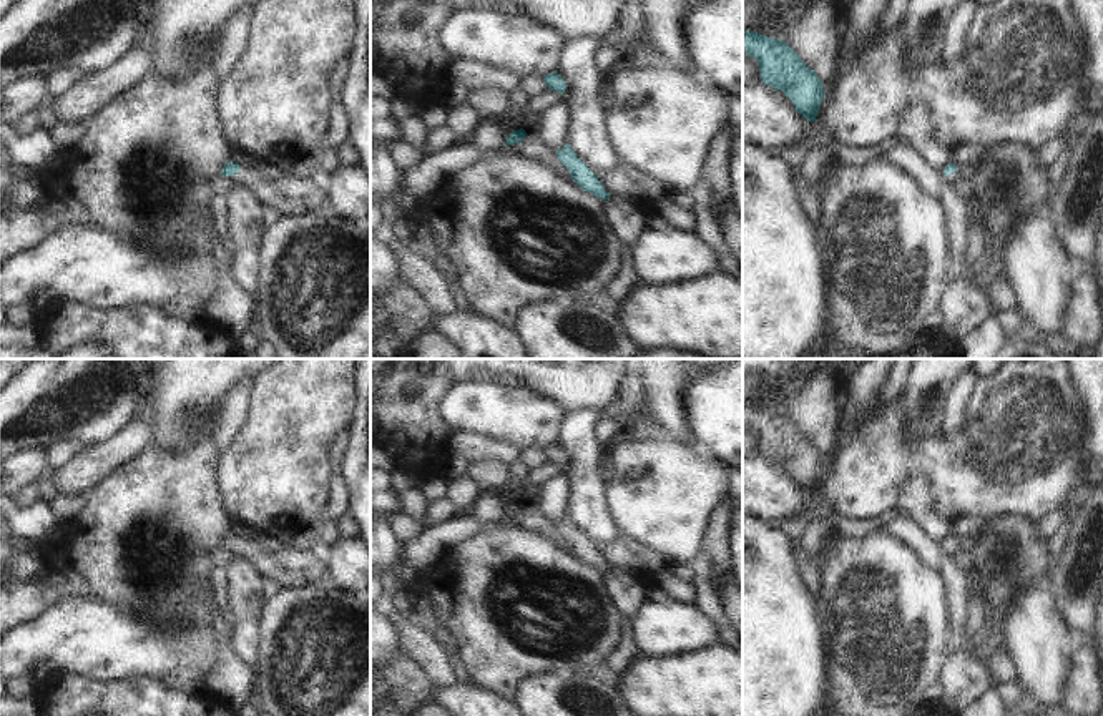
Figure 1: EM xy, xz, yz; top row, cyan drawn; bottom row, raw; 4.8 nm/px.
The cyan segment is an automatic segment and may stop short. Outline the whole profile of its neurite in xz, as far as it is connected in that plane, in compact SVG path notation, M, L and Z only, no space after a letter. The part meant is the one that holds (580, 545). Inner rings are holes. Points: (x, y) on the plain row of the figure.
M565 515L563 520L556 522L555 525L581 562L590 563L593 568L601 570L603 573L611 568L605 563L598 548L590 543L590 540L576 528L568 515Z

